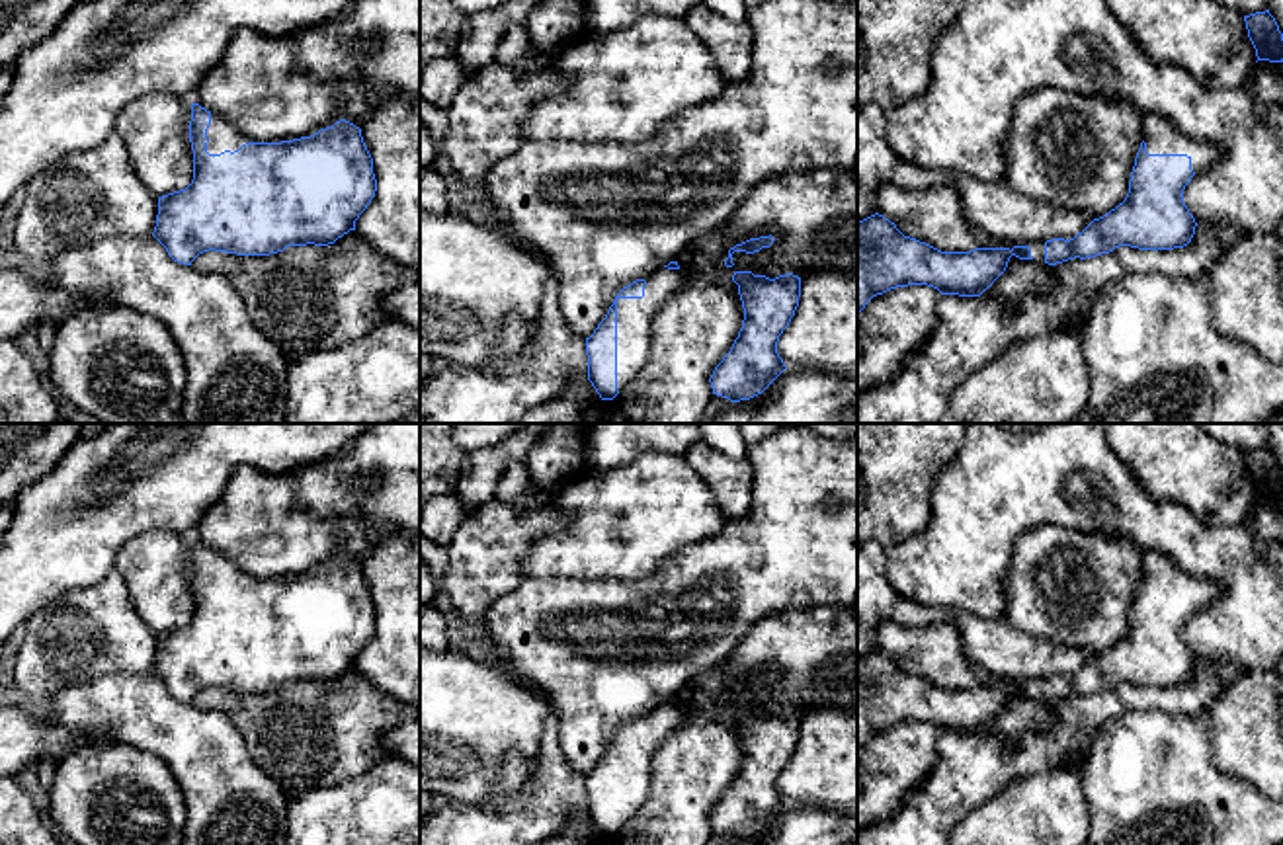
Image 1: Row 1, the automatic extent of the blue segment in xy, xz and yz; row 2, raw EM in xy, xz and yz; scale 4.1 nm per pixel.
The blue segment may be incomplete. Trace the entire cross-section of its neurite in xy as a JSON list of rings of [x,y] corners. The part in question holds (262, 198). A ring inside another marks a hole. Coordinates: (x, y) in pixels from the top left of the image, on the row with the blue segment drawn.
[[[189,94],[186,100],[191,103],[193,180],[186,189],[158,197],[152,232],[174,262],[191,265],[199,254],[209,250],[236,256],[269,256],[289,246],[328,246],[355,230],[355,221],[377,191],[373,158],[359,127],[340,119],[310,137],[281,142],[250,142],[230,123],[201,107],[195,94]]]

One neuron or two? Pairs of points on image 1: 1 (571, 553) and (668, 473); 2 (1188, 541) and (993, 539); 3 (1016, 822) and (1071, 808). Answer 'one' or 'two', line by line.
1: one
2: one
3: one

